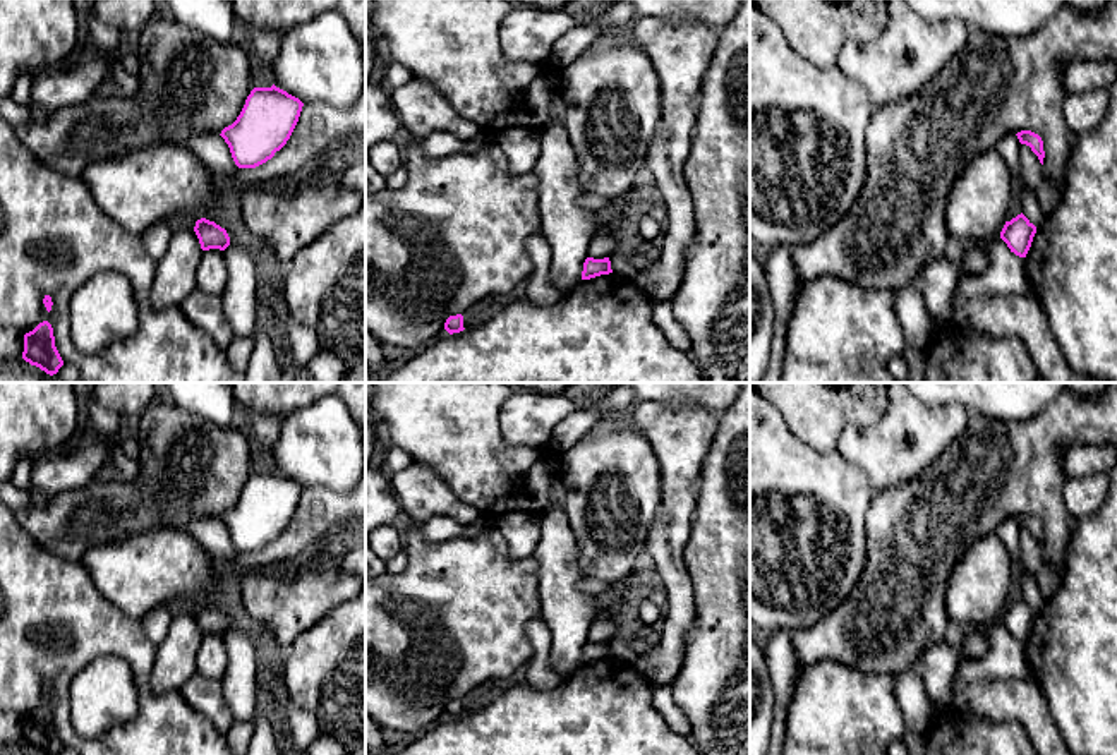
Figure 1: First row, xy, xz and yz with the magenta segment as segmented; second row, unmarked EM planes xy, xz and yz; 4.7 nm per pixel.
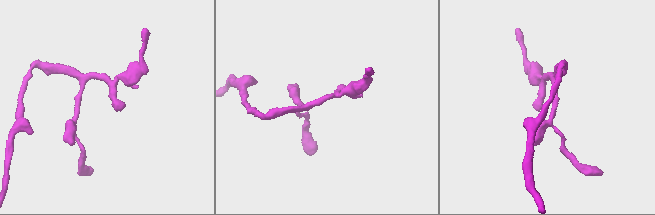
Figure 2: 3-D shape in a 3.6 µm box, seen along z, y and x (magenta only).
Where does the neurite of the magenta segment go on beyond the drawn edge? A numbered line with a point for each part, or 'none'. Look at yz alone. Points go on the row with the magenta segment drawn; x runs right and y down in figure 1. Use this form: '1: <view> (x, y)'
none

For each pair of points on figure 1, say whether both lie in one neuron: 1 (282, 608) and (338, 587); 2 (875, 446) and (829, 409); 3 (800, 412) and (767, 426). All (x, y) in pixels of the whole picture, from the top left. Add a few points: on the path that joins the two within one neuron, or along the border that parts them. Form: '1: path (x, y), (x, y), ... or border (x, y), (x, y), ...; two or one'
1: path (295, 603), (325, 587); one
2: border (886, 409), (869, 426), (848, 424), (834, 448); two
3: border (767, 400), (786, 426), (810, 448); two

